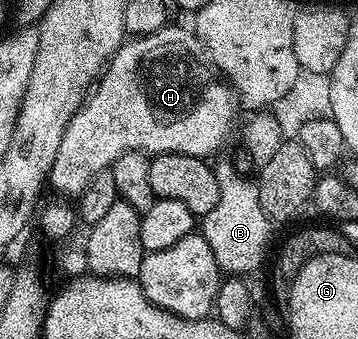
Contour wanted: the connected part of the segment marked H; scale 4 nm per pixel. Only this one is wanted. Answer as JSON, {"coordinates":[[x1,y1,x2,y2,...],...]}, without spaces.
{"coordinates":[[168,23,152,35,127,40,110,58,82,105,72,115,64,139,60,139,60,151,56,151,56,159,48,174,49,184,54,184,62,193,80,195,92,175,109,169,125,153,179,153,209,158,209,153,216,152,225,143,237,109,240,105,233,88,208,60,197,32,190,30,189,33]]}

